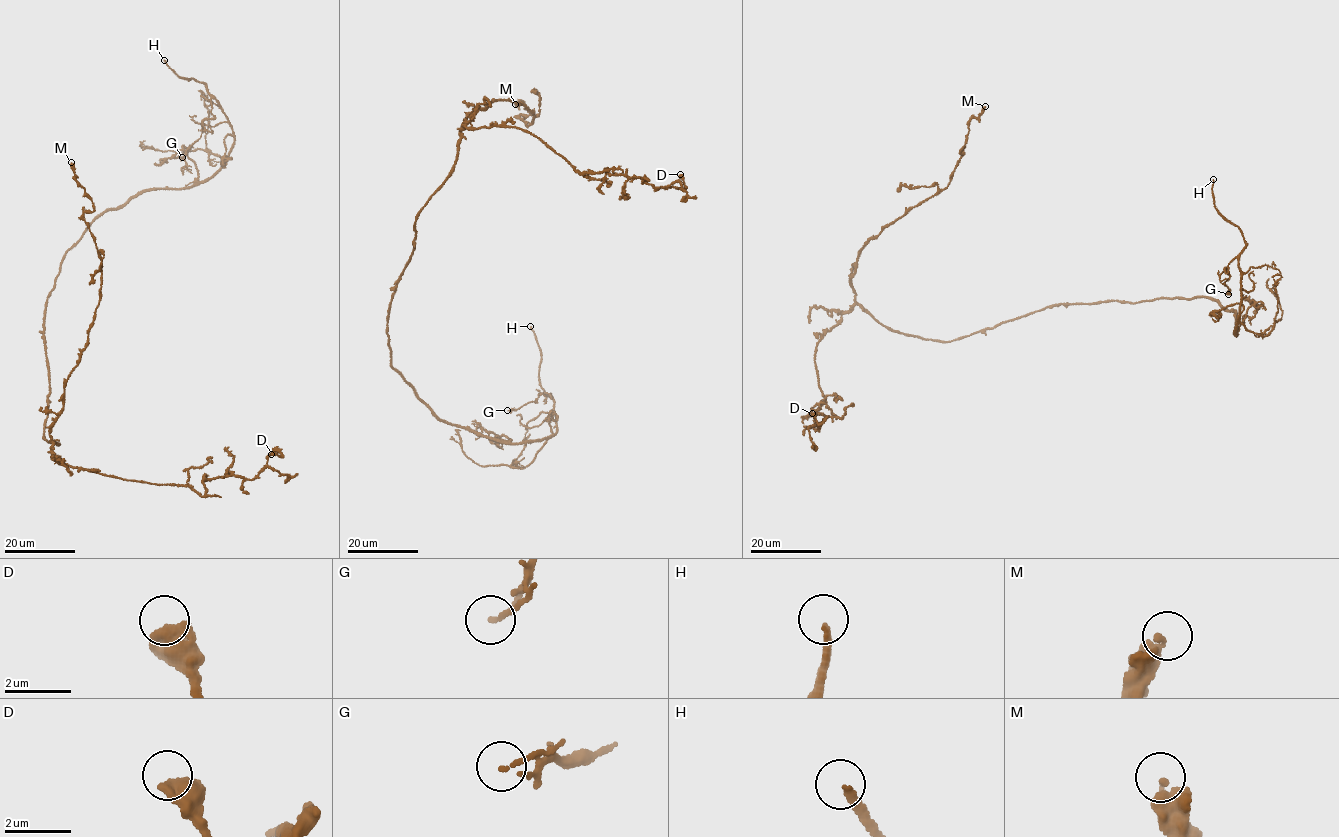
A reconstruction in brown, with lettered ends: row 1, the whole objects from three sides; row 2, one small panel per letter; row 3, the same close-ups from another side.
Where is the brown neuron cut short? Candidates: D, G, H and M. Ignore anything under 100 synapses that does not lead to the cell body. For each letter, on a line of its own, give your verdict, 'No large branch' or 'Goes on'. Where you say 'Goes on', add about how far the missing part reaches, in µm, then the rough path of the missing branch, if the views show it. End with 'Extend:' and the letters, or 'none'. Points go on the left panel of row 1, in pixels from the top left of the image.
D: No large branch
G: No large branch
H: Goes on. Missing length about 25 µm
M: No large branch
Extend: H

